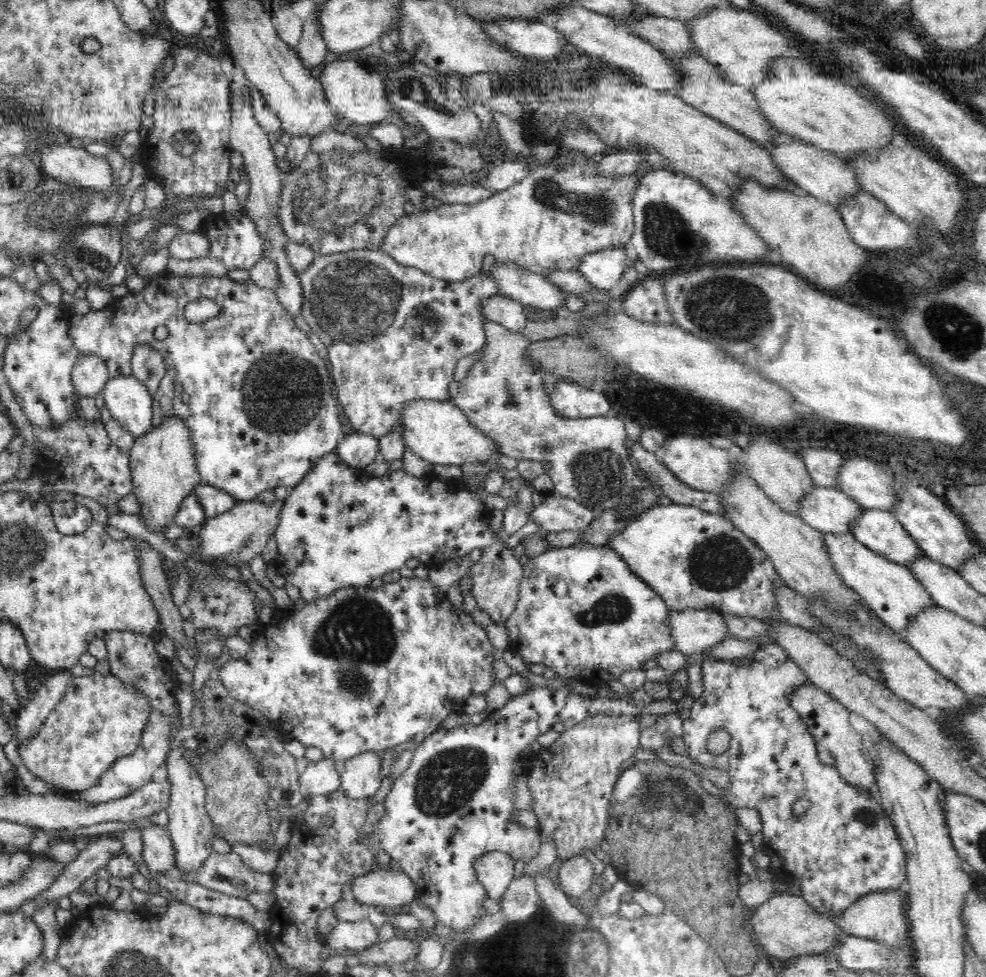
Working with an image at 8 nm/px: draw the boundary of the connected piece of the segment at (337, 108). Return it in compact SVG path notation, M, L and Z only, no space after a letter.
M330 58L324 66L319 81L325 92L326 102L332 112L341 117L343 123L378 125L393 119L395 112L392 104L386 99L386 87L375 67L368 61L344 60Z

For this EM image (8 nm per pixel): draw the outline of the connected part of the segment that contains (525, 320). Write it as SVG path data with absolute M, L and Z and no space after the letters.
M493 295L482 300L480 311L482 311L486 321L500 324L514 333L527 328L530 322L524 305L501 295Z

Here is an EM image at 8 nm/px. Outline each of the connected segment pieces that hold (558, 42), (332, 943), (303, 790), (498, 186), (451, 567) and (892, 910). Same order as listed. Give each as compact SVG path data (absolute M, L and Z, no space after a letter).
M498 18L496 21L478 21L488 43L498 45L514 55L539 61L556 59L568 41L560 31L546 24L526 18Z
M368 919L358 922L342 922L338 920L332 930L323 939L323 945L327 949L340 954L340 950L346 948L352 950L362 950L368 948L370 944L378 942L378 934Z
M323 759L318 763L307 764L301 769L298 787L303 800L314 800L318 796L326 796L339 790L341 785L339 764L339 762Z
M524 161L503 162L499 166L490 168L486 177L482 178L478 184L490 189L492 194L494 194L514 186L520 180L526 178L530 171L531 166L528 166Z
M476 548L474 553L464 557L463 559L454 559L444 561L438 567L428 568L428 581L432 583L434 591L447 593L454 583L462 576L466 576L466 572L470 570L470 566L482 556L482 550Z
M888 891L887 893L872 893L857 900L840 916L834 918L834 923L842 929L842 934L870 939L884 944L888 949L910 949L908 938L908 919L905 910L906 894L902 891Z

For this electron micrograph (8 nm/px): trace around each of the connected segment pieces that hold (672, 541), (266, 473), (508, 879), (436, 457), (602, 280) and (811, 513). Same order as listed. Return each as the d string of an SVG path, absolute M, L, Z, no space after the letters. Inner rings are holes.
M672 503L667 506L650 506L622 530L610 534L606 546L620 555L630 571L658 593L668 608L674 611L692 608L766 618L777 606L772 584L785 584L764 551L738 531L732 522L724 519L722 514L713 515L692 505Z
M165 271L149 280L143 292L115 300L104 314L98 310L82 316L71 314L69 337L81 353L103 358L112 378L131 375L134 346L148 344L160 352L167 366L175 370L178 392L190 397L190 415L185 421L195 442L201 482L230 494L236 502L256 501L258 494L278 486L290 490L319 457L334 452L344 435L334 384L330 382L330 366L320 358L314 360L317 348L296 327L293 316L280 305L276 292L259 288L252 280L237 284L224 277L178 278ZM200 296L216 302L219 314L203 324L188 324L184 320L185 307ZM158 326L168 330L166 340L154 338Z
M487 852L474 860L477 880L492 900L500 899L514 878L514 857L505 852Z
M417 399L405 403L400 414L400 426L403 427L400 435L404 439L404 448L409 448L426 462L460 466L476 460L484 462L499 454L496 443L476 430L452 400L439 402Z
M630 247L604 248L604 250L585 255L576 270L594 288L602 291L620 281L624 268L636 259Z
M813 485L798 502L798 514L804 523L820 532L850 533L852 520L862 507L835 487Z

